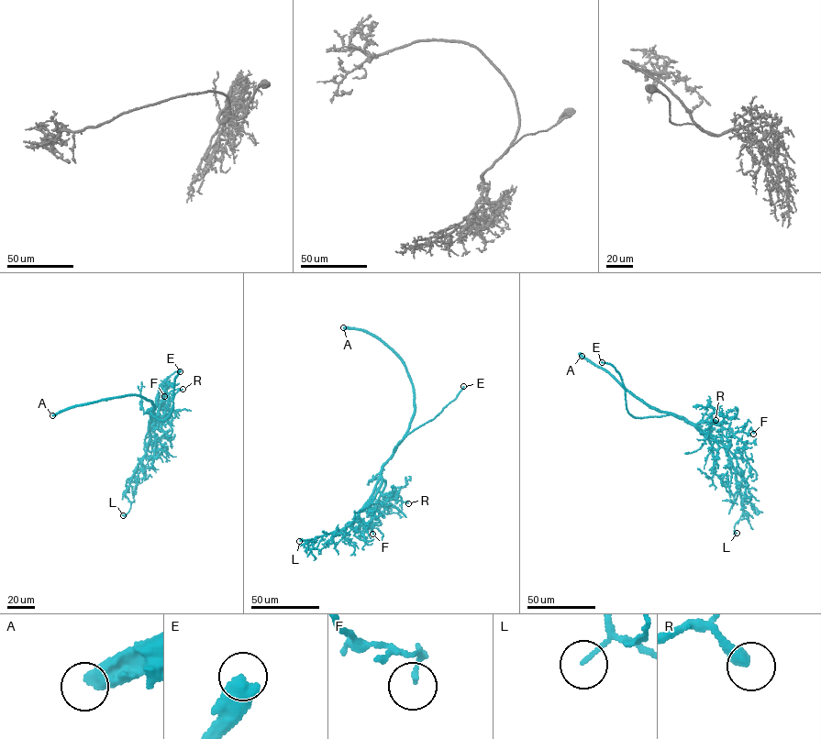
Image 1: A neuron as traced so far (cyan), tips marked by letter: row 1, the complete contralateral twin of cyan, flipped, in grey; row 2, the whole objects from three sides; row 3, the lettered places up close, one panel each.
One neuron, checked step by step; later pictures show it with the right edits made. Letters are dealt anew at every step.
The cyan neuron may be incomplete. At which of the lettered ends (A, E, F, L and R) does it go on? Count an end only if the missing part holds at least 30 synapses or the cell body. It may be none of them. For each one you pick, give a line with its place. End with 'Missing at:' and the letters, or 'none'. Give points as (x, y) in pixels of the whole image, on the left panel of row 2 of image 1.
A: (52, 415)
E: (180, 371)
Missing at: A, E

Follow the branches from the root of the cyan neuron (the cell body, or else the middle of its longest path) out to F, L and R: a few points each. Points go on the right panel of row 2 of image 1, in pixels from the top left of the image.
F: (676, 416), (692, 424), (709, 423), (735, 433), (748, 434), (750, 428), (753, 434)
L: (676, 416), (690, 423), (723, 446), (735, 471), (741, 499), (743, 517), (734, 526), (737, 533)
R: (676, 416), (695, 424), (706, 437), (710, 422), (715, 420)

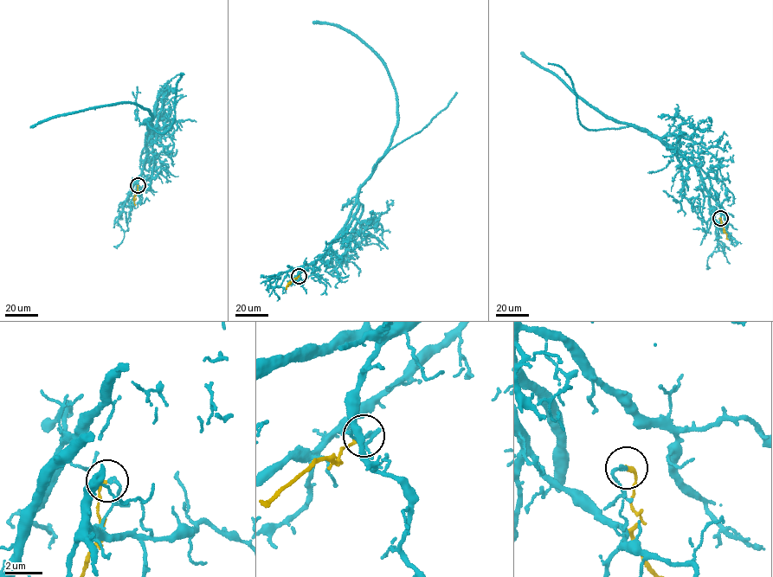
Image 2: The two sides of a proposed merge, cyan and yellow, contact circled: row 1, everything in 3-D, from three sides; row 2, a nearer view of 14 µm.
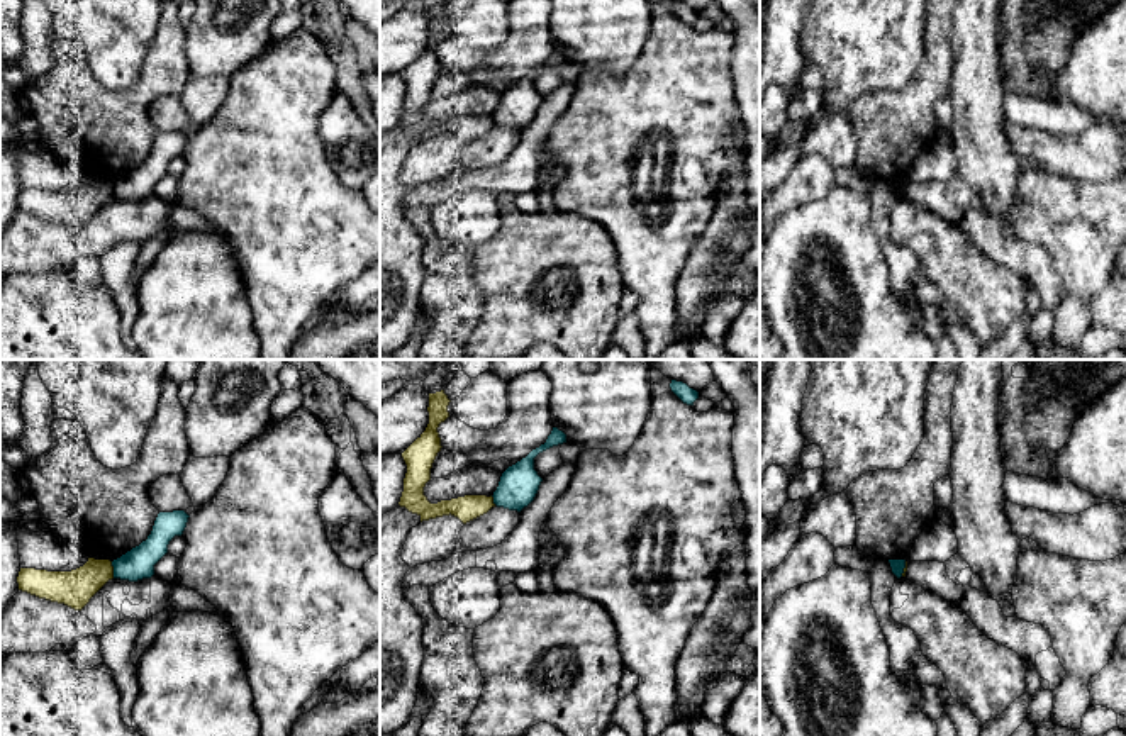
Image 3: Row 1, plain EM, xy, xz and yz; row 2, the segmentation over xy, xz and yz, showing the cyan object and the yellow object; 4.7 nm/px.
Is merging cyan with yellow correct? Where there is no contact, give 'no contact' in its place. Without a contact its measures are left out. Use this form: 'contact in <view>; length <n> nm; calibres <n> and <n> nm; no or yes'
contact in xy; length 80 nm; calibres 150 and 170 nm; no

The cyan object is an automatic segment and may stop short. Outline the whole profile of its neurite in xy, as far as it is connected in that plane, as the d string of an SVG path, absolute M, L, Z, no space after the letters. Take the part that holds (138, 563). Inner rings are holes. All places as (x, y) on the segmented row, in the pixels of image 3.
M185 510L159 512L148 539L112 561L114 578L129 582L151 578L154 565L168 553L170 541L183 534L188 517Z

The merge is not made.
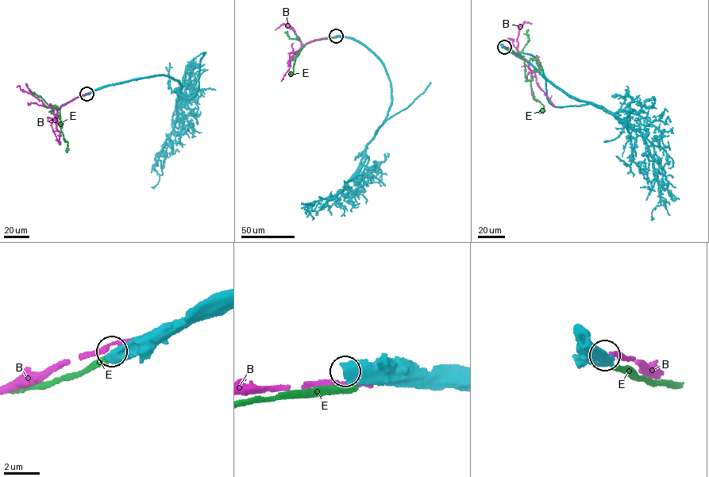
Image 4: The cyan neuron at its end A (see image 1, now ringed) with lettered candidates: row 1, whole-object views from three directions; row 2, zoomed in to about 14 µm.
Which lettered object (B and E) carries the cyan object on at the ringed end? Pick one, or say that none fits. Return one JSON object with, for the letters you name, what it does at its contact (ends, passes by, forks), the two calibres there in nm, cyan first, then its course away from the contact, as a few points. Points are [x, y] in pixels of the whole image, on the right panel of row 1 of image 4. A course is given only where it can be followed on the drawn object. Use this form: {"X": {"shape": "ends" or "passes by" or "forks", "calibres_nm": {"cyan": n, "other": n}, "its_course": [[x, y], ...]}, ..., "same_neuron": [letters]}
{"same_neuron": []}

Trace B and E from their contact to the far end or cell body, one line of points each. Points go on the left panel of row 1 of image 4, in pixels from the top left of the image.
B: (88, 93), (54, 109), (17, 86)
E: (87, 94), (60, 107), (61, 132), (68, 143), (65, 150)

